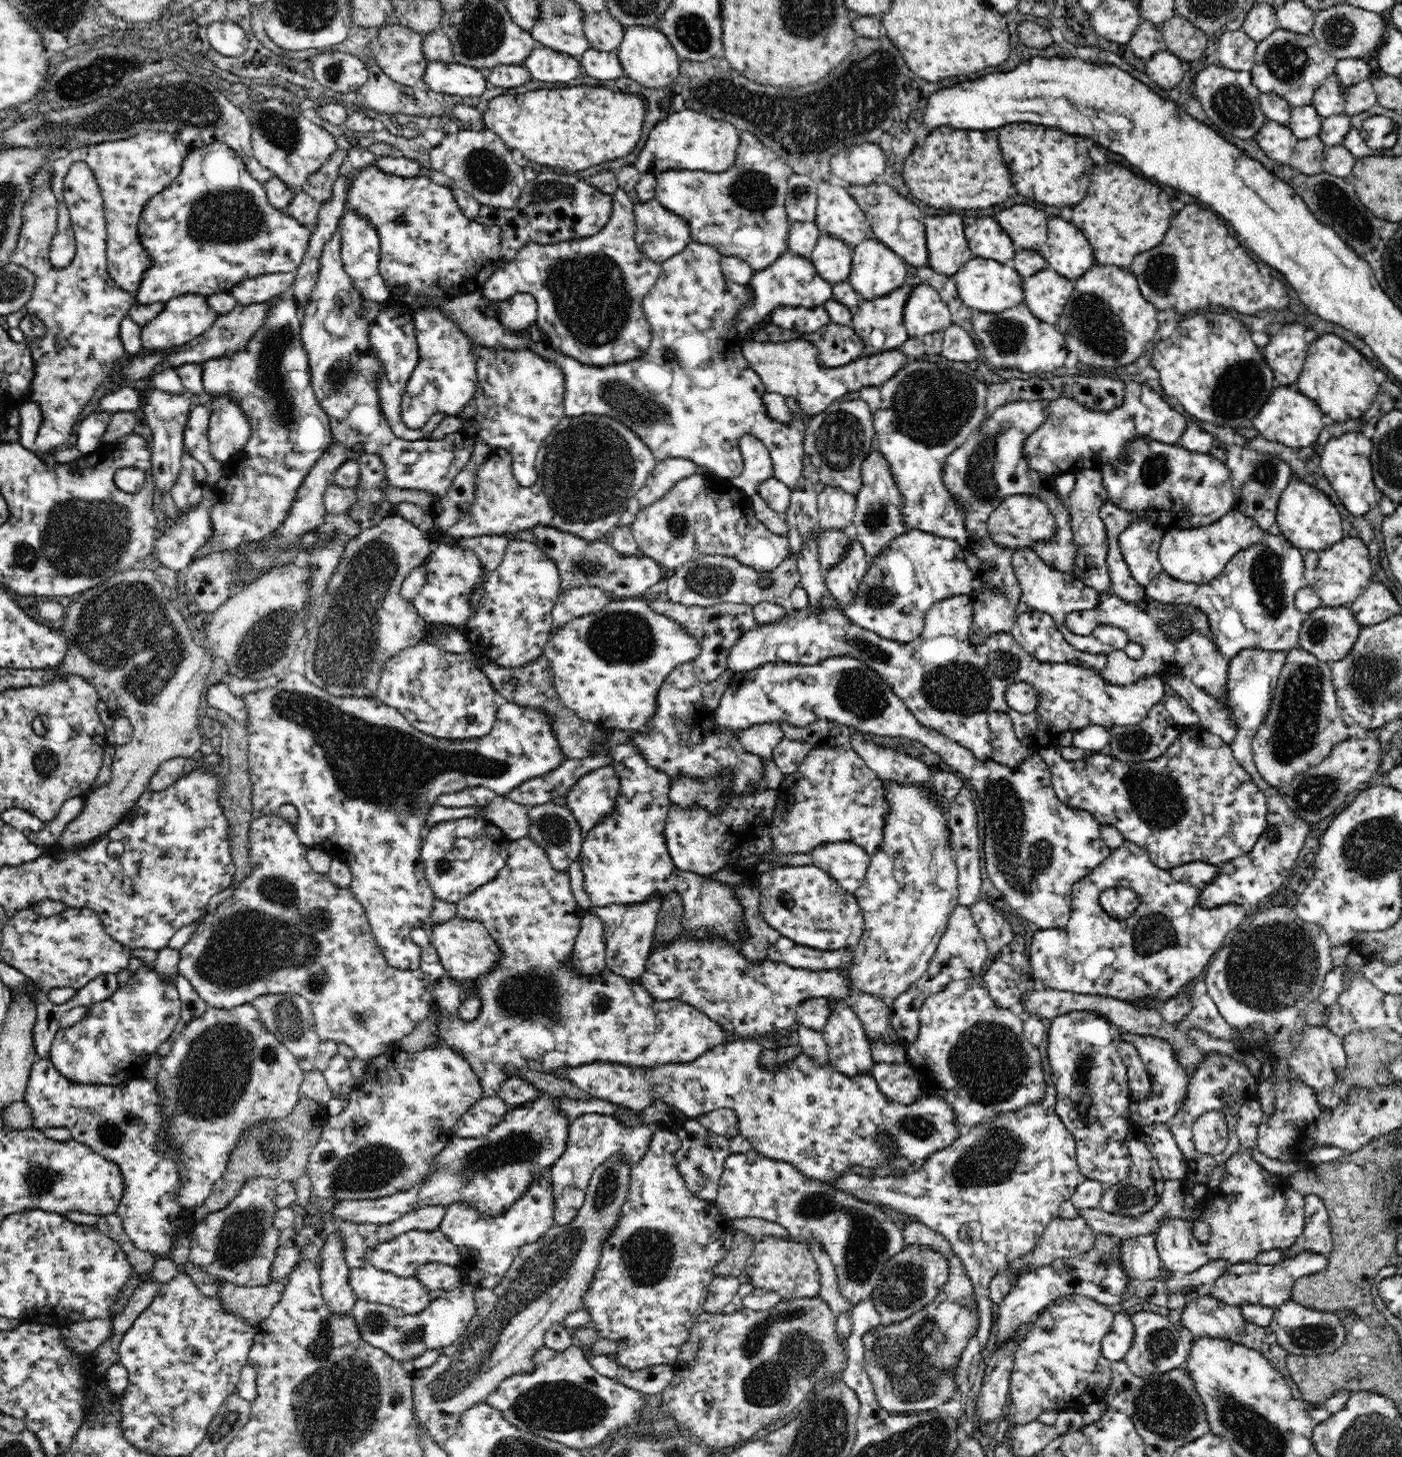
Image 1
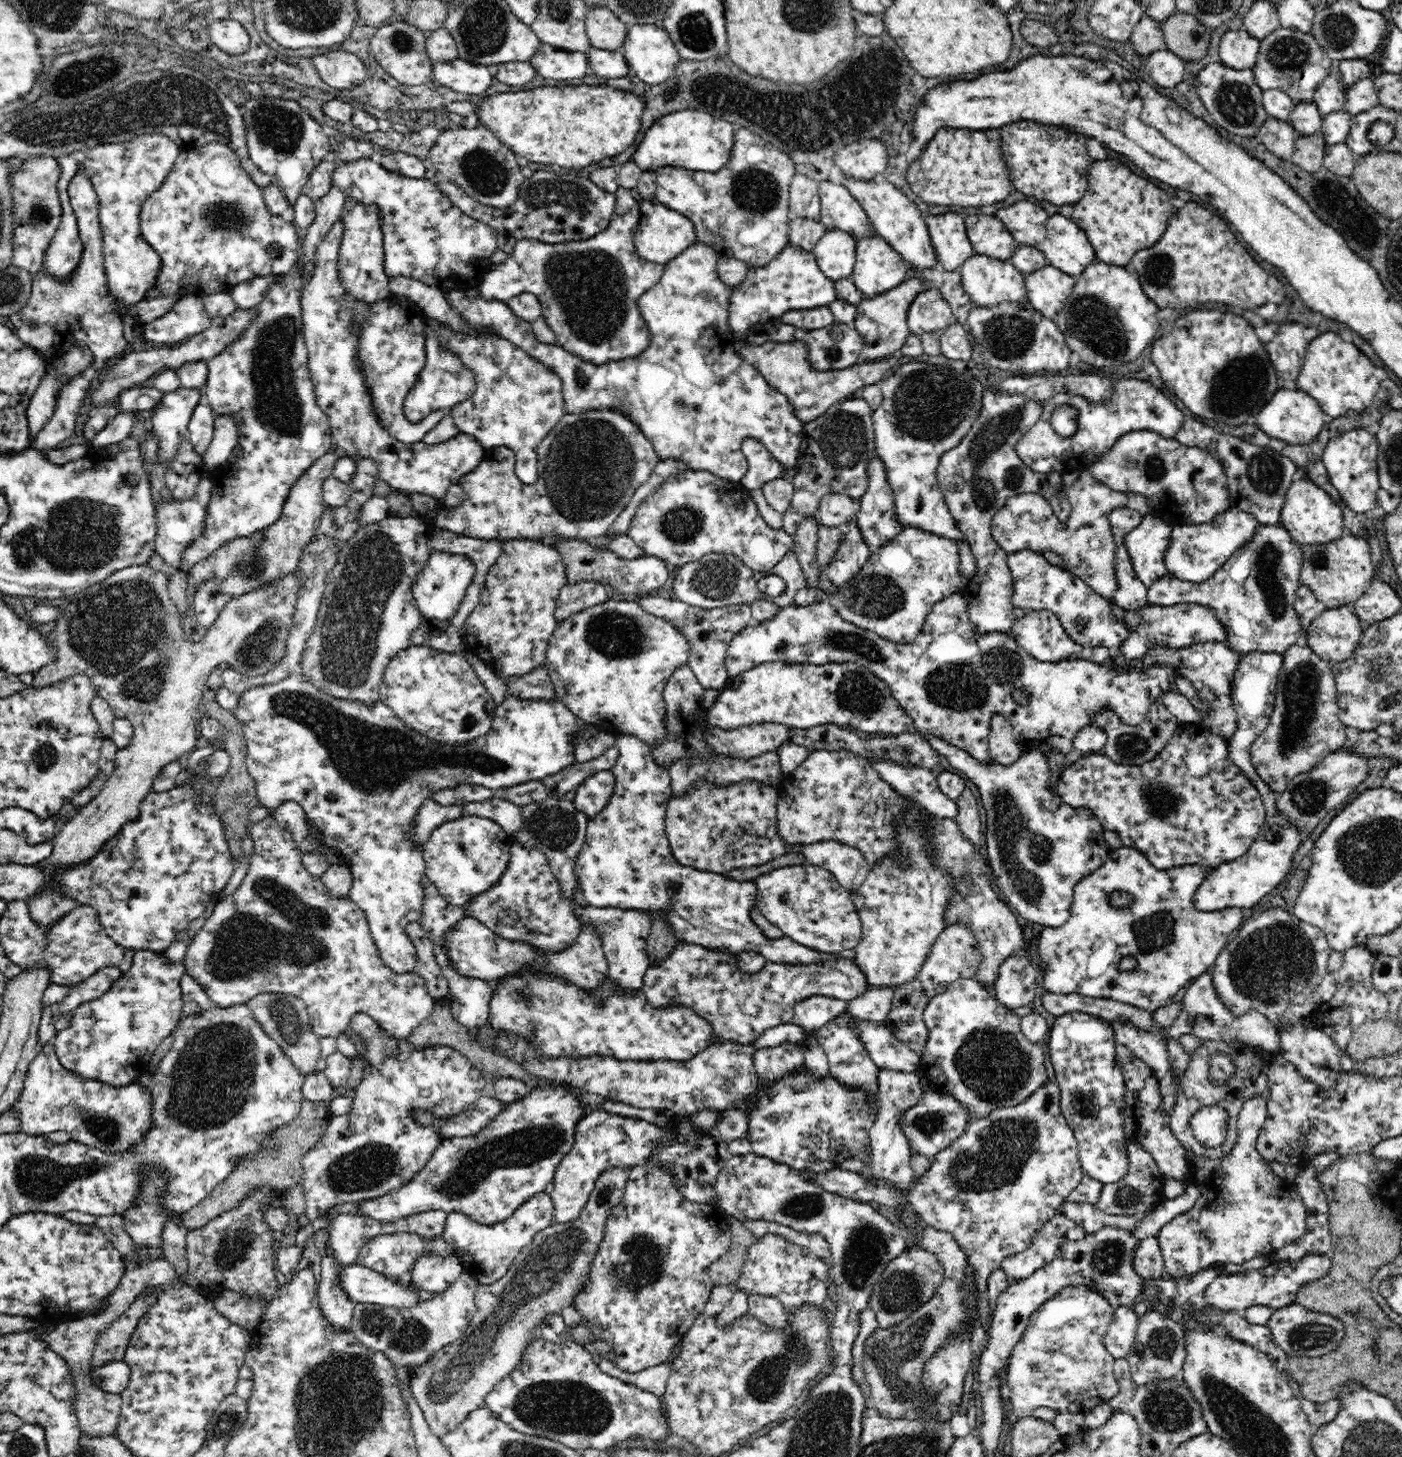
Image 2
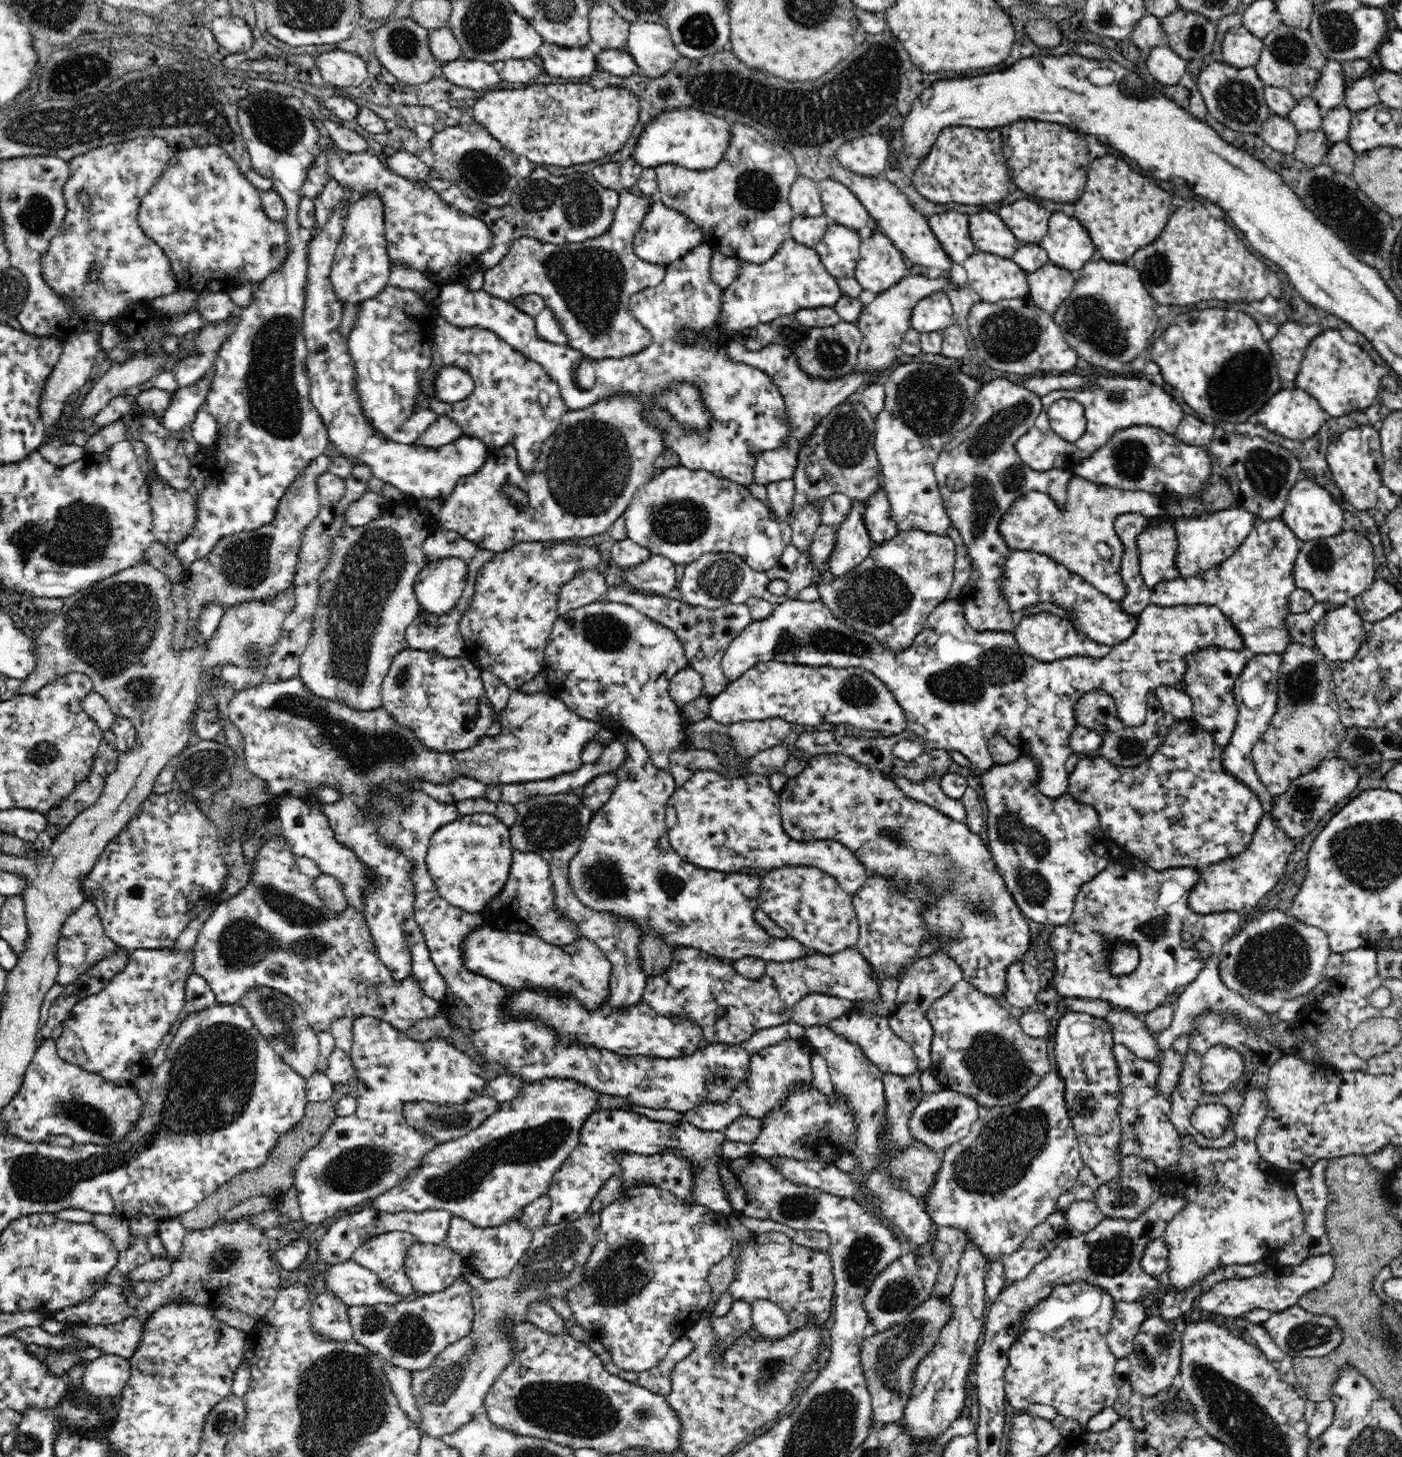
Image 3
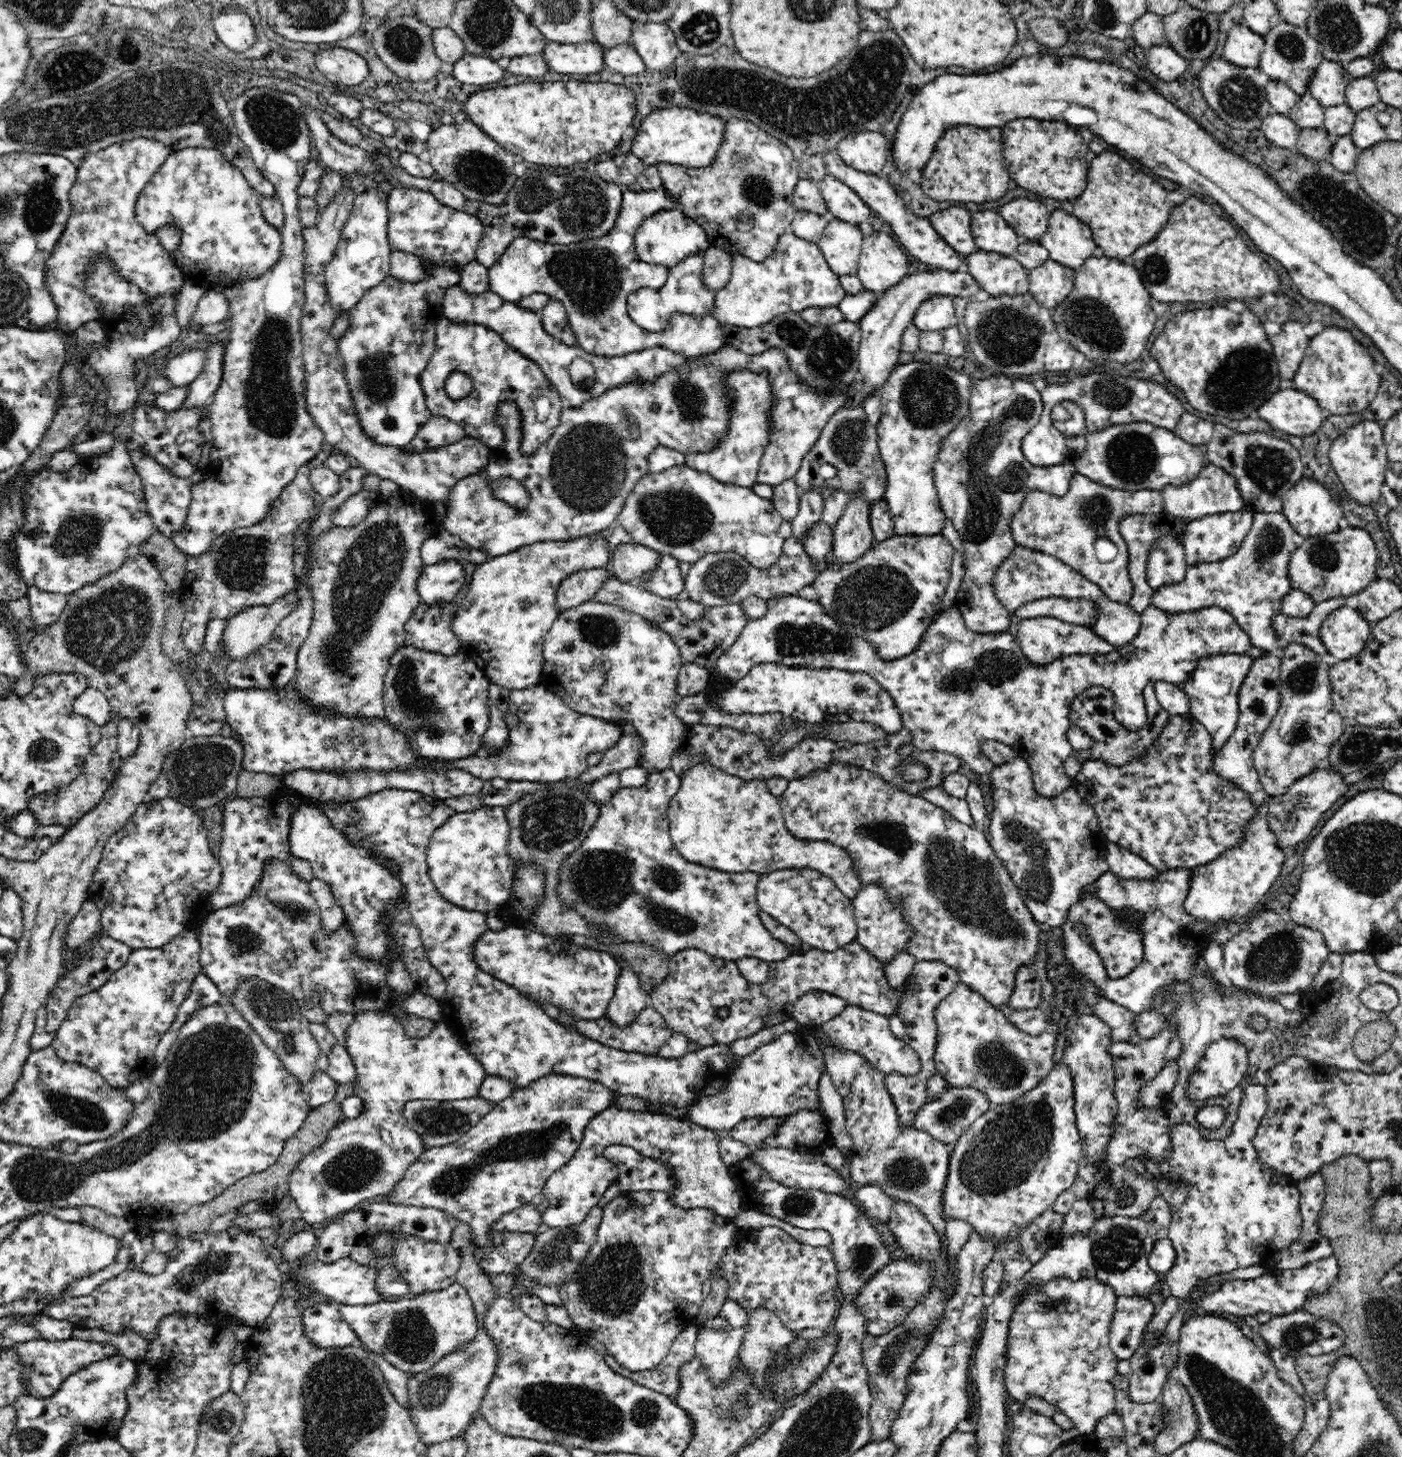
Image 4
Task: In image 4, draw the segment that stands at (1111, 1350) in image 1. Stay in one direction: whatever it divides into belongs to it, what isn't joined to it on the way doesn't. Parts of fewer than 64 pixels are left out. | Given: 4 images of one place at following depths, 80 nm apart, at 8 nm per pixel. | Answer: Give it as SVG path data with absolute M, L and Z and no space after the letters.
M1147 1296L1117 1297L1110 1324L1109 1347L1119 1360L1132 1357L1153 1314L1154 1304Z

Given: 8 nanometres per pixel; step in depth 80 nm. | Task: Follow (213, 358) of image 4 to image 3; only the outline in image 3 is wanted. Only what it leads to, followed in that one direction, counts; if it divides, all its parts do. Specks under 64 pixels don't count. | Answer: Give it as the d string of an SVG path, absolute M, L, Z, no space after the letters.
M208 376L200 379L194 386L179 387L170 398L170 406L158 417L162 429L170 433L179 433L188 429L195 418L196 410L205 404L206 395L210 391Z

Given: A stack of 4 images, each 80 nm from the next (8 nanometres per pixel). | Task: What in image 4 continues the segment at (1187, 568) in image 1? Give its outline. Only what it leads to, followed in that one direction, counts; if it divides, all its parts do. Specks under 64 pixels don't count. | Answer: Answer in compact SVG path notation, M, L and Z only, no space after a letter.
M1248 508L1236 512L1222 512L1204 516L1194 521L1186 521L1179 540L1184 547L1187 568L1198 562L1214 562L1234 554L1242 544L1253 523L1253 511Z

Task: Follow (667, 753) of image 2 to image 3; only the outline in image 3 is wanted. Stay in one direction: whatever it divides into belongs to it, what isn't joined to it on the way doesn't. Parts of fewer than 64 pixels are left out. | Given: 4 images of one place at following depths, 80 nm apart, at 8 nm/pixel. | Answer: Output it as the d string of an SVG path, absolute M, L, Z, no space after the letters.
M690 665L685 666L682 670L678 670L676 674L669 680L668 695L675 703L681 722L685 725L686 731L684 732L683 745L680 749L687 748L687 741L690 739L691 724L686 722L682 716L682 708L688 706L690 702L698 700L697 698L704 695L704 683L702 683L701 674L694 670Z

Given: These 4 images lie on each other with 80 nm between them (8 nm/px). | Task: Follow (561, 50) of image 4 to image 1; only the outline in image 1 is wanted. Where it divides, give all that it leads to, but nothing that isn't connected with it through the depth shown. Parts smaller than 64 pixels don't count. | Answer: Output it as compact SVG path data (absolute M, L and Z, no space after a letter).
M536 46L526 58L524 66L530 78L540 82L570 82L578 78L581 63L572 56L550 49Z

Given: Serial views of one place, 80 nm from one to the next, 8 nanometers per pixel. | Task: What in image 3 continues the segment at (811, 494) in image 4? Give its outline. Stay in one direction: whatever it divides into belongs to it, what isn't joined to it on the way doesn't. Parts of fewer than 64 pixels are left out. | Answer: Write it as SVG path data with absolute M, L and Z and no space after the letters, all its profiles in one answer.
M808 503L793 519L789 520L792 536L791 544L808 557L810 543L821 525L819 504Z

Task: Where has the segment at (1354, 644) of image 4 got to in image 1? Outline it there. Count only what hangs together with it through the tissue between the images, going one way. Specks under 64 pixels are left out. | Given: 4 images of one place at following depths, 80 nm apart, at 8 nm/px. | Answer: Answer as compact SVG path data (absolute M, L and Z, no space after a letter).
M1349 606L1340 607L1319 607L1308 618L1303 619L1301 634L1299 635L1298 648L1306 650L1314 655L1318 660L1327 663L1342 660L1353 650L1357 642L1361 625L1354 619Z

